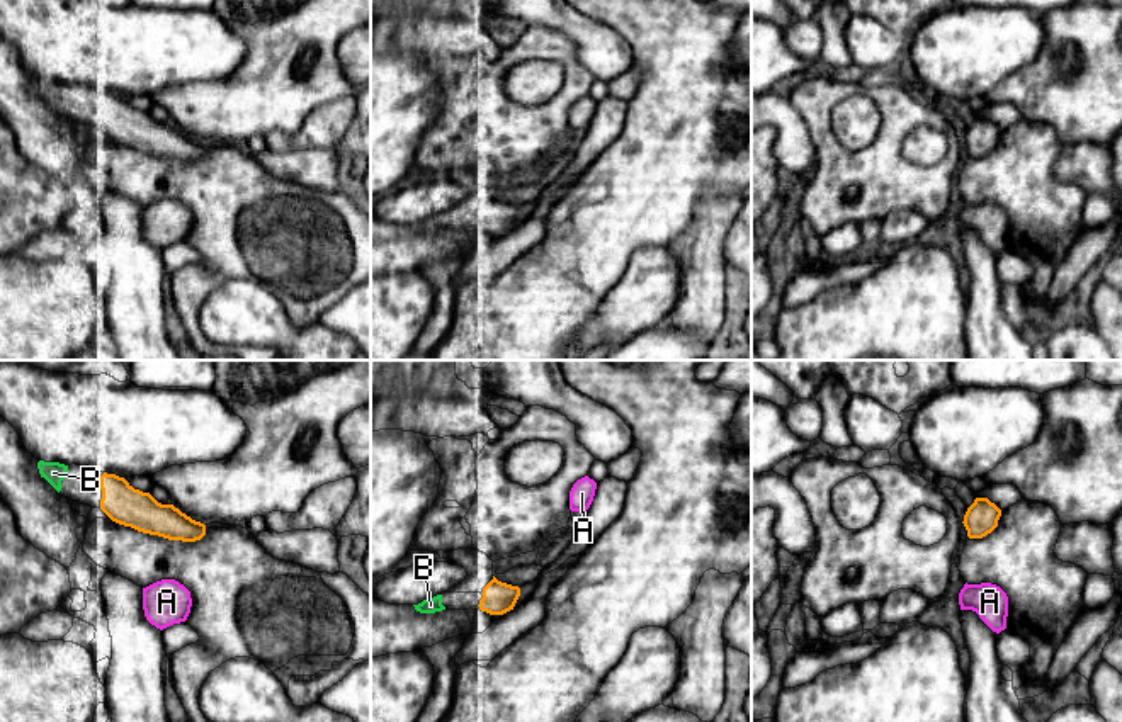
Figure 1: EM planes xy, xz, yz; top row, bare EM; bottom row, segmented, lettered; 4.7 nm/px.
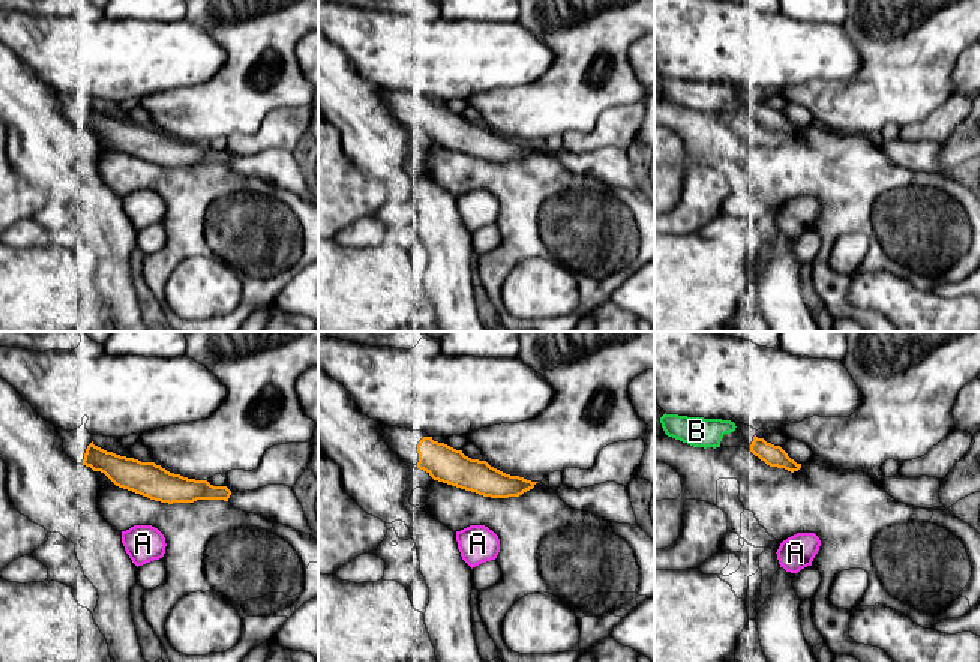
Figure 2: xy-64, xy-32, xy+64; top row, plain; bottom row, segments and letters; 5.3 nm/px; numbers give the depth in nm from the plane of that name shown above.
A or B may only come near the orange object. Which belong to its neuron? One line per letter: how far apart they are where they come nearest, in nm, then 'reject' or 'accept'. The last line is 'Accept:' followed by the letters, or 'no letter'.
A: 190 nm | reject
B: 160 nm | accept
Accept: B

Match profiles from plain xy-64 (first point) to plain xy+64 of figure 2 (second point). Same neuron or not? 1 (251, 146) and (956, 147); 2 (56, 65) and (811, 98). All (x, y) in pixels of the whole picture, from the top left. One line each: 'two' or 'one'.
1: two
2: two

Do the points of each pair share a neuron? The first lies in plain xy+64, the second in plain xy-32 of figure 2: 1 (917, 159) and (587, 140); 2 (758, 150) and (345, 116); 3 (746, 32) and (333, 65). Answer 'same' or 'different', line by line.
1: different
2: different
3: different

